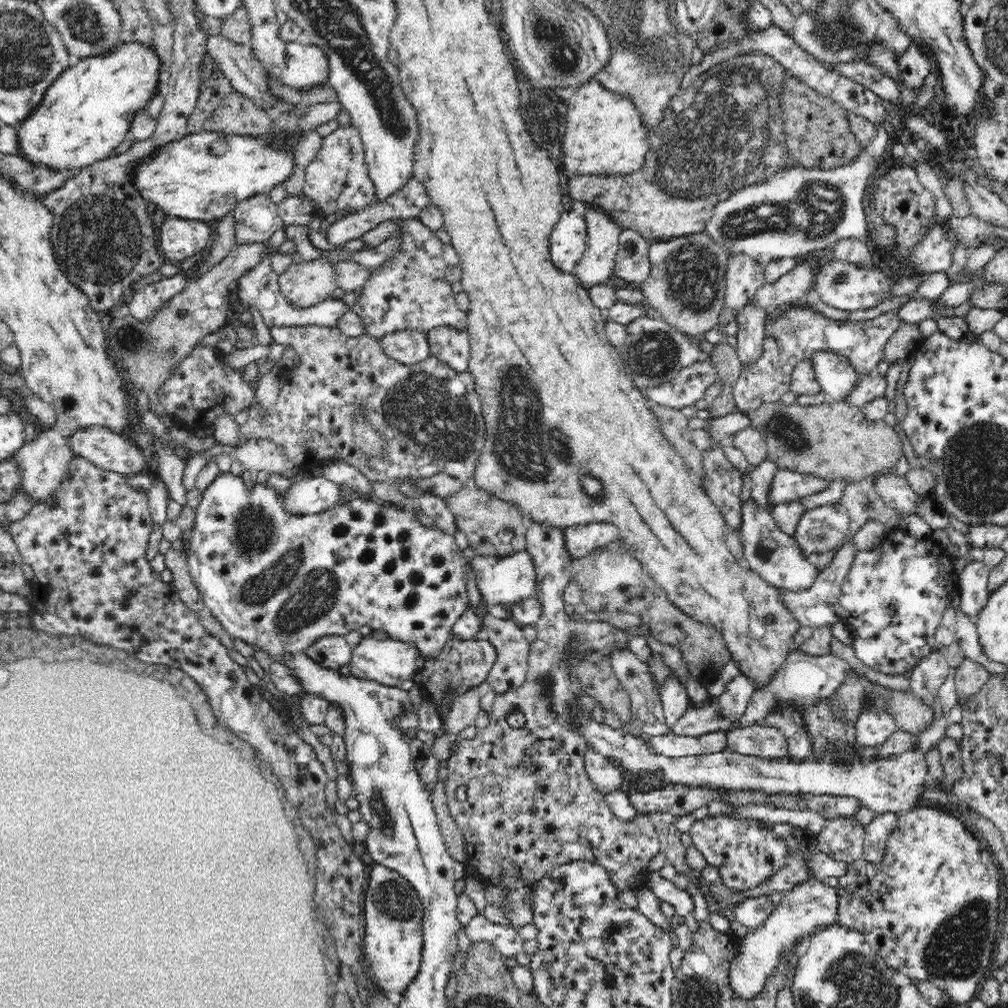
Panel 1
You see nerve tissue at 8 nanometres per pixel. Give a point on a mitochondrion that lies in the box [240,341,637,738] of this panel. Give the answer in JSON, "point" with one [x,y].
{"point":[525,449]}

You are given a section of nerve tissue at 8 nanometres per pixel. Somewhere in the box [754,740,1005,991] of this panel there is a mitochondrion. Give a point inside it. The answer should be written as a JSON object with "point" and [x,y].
{"point":[956,951]}

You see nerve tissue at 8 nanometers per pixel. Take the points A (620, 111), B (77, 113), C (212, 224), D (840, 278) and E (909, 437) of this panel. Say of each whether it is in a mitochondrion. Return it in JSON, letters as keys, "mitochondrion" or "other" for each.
{"A":"other","B":"other","C":"other","D":"other","E":"other"}

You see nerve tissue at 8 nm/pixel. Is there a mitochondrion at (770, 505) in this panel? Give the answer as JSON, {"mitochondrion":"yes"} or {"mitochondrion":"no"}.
{"mitochondrion":"no"}

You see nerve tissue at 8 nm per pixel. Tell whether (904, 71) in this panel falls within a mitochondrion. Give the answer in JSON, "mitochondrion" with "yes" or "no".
{"mitochondrion":"no"}

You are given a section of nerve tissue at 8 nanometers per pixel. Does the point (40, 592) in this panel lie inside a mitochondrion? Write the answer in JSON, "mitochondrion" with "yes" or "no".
{"mitochondrion":"no"}

